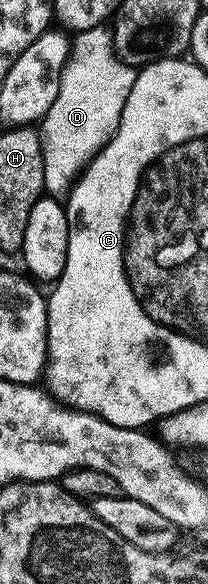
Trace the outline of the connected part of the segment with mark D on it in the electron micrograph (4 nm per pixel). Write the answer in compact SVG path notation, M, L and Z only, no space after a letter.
M110 27L90 28L74 37L57 99L41 121L46 195L66 197L83 169L115 137L125 102L133 90L135 74L136 69L115 55Z

